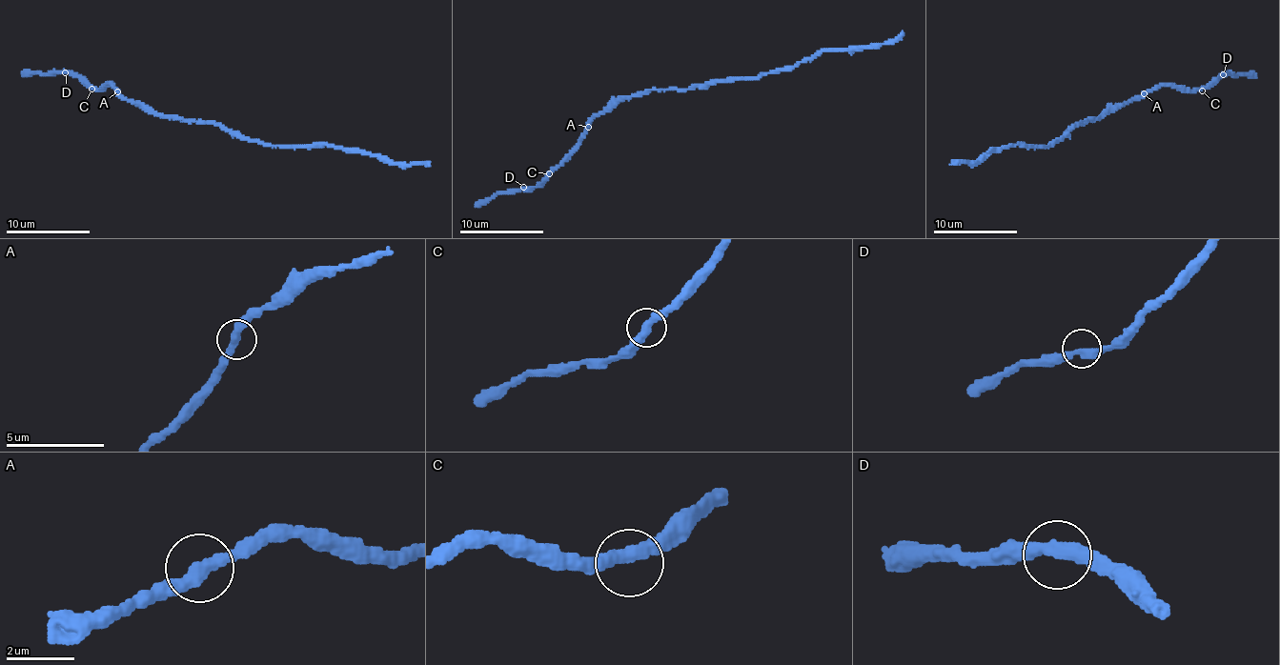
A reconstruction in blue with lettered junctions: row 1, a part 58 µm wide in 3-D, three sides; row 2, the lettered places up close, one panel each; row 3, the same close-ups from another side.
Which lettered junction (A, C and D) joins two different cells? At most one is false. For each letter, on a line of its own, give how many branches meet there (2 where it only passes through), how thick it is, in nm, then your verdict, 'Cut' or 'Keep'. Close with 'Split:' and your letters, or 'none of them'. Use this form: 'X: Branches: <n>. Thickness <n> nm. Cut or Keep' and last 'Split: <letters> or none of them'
A: Branches: 2. Thickness 360 nm. Keep
C: Branches: 2. Thickness 360 nm. Keep
D: Branches: 2. Thickness 360 nm. Keep
Split: none of them

